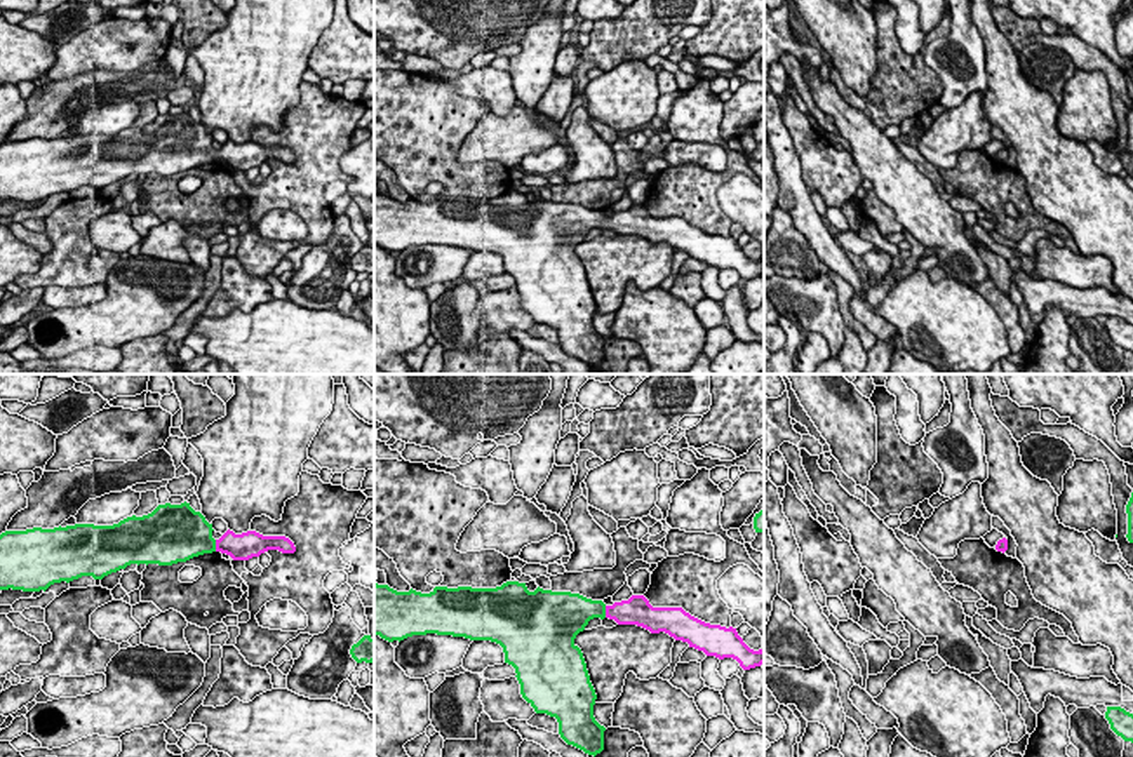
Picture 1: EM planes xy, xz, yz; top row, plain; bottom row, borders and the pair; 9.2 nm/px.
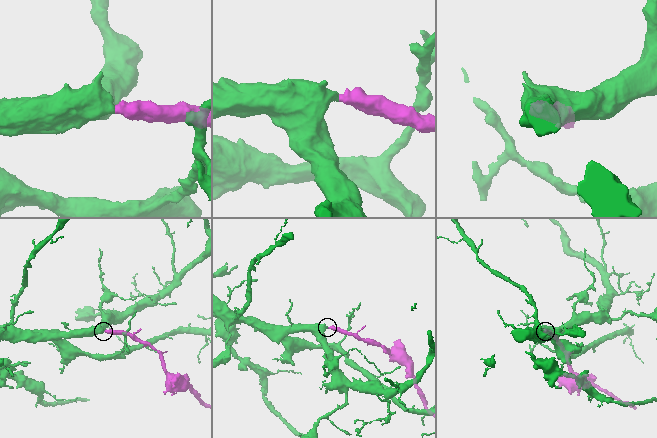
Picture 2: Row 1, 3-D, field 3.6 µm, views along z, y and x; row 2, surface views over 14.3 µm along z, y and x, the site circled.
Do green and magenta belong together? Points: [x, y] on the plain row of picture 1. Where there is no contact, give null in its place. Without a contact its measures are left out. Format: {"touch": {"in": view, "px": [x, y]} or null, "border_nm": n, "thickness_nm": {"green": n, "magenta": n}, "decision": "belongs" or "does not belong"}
{"touch": {"in": "xy", "px": [214, 155]}, "border_nm": 110, "thickness_nm": {"green": 400, "magenta": 260}, "decision": "belongs"}

